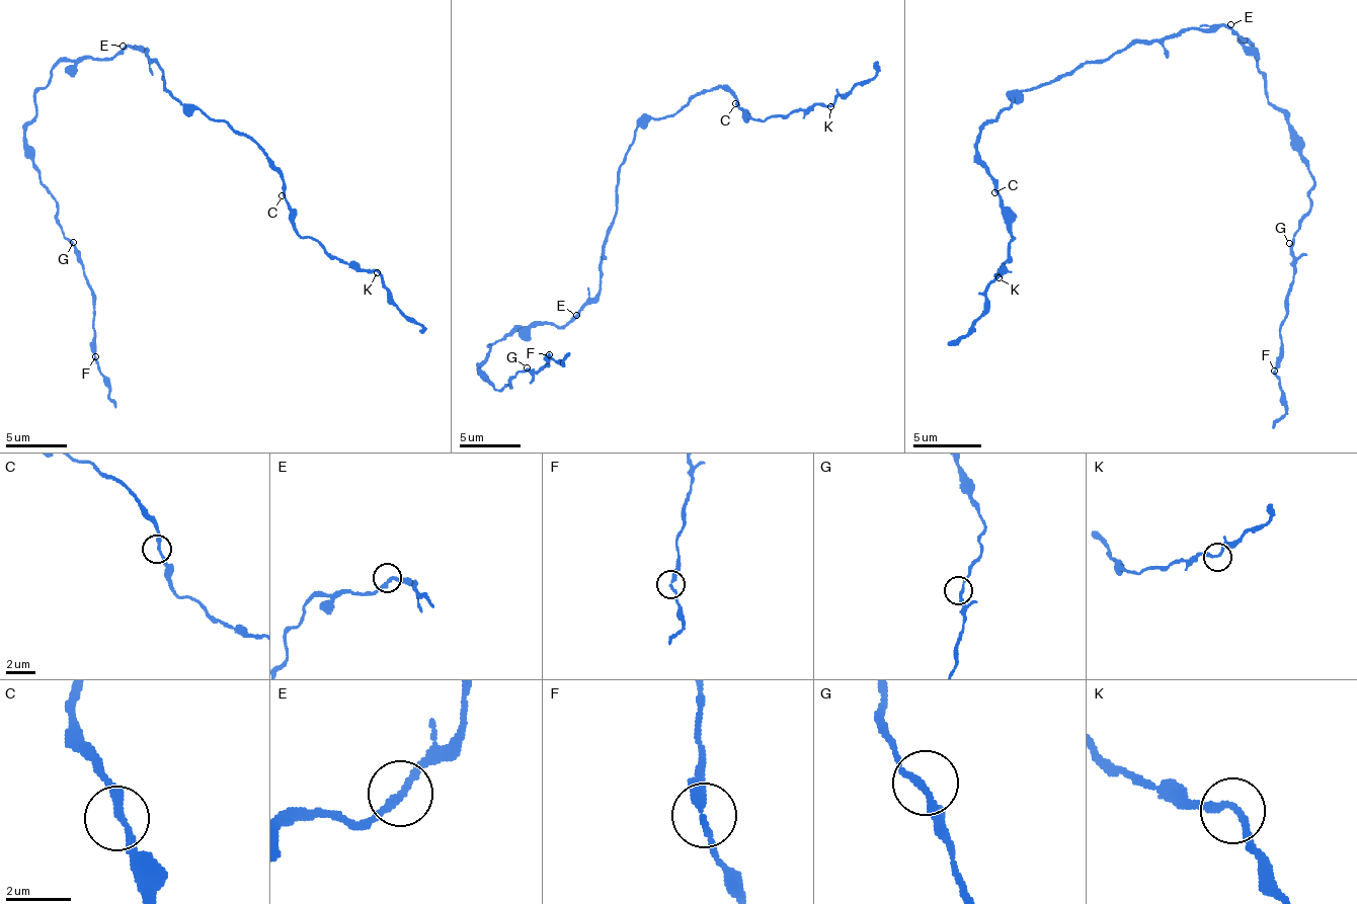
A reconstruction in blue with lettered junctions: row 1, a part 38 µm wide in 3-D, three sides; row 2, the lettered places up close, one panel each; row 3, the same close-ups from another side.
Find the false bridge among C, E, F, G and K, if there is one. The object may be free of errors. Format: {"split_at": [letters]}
{"split_at": []}

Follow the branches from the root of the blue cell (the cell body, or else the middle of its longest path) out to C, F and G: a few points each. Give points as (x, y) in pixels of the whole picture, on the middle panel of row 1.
C: (601, 257), (607, 227), (616, 214), (616, 171), (634, 135), (714, 88), (723, 88), (735, 103)
F: (601, 257), (601, 291), (564, 324), (514, 328), (478, 367), (502, 389), (521, 371), (542, 367), (548, 355)
G: (601, 257), (601, 291), (564, 324), (514, 328), (493, 343), (478, 364), (496, 389), (508, 386), (527, 367)

